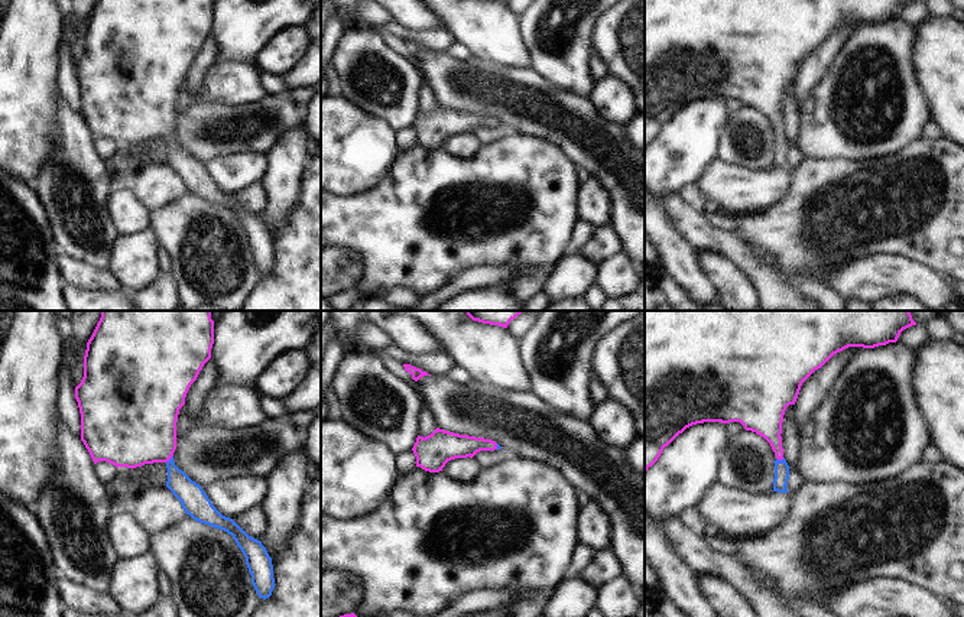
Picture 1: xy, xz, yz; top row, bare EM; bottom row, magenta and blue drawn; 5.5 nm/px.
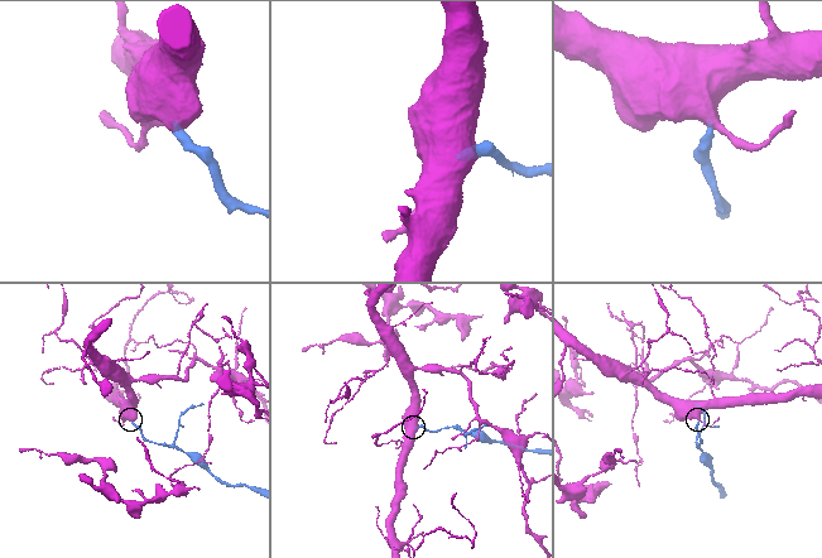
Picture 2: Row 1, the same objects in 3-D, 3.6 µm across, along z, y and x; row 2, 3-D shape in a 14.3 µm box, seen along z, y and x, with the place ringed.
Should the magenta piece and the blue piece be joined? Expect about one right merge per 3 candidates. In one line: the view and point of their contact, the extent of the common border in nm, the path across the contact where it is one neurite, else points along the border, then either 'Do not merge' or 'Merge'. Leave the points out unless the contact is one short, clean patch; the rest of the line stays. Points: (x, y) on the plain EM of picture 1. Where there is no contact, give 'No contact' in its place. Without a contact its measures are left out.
Touches magenta at xy (171, 133). Shared border 70 nm. Path across: xy (138, 103), (171, 133), (177, 156), (191, 171). Merge

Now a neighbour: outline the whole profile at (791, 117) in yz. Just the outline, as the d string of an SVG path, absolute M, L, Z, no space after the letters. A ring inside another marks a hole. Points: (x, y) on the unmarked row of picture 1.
M789 81L785 87L780 113L782 113L783 134L786 136L789 146L796 146L801 127L801 113L796 100L795 81Z

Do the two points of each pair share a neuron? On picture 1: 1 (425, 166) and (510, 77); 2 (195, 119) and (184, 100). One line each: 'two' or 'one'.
1: two
2: two

